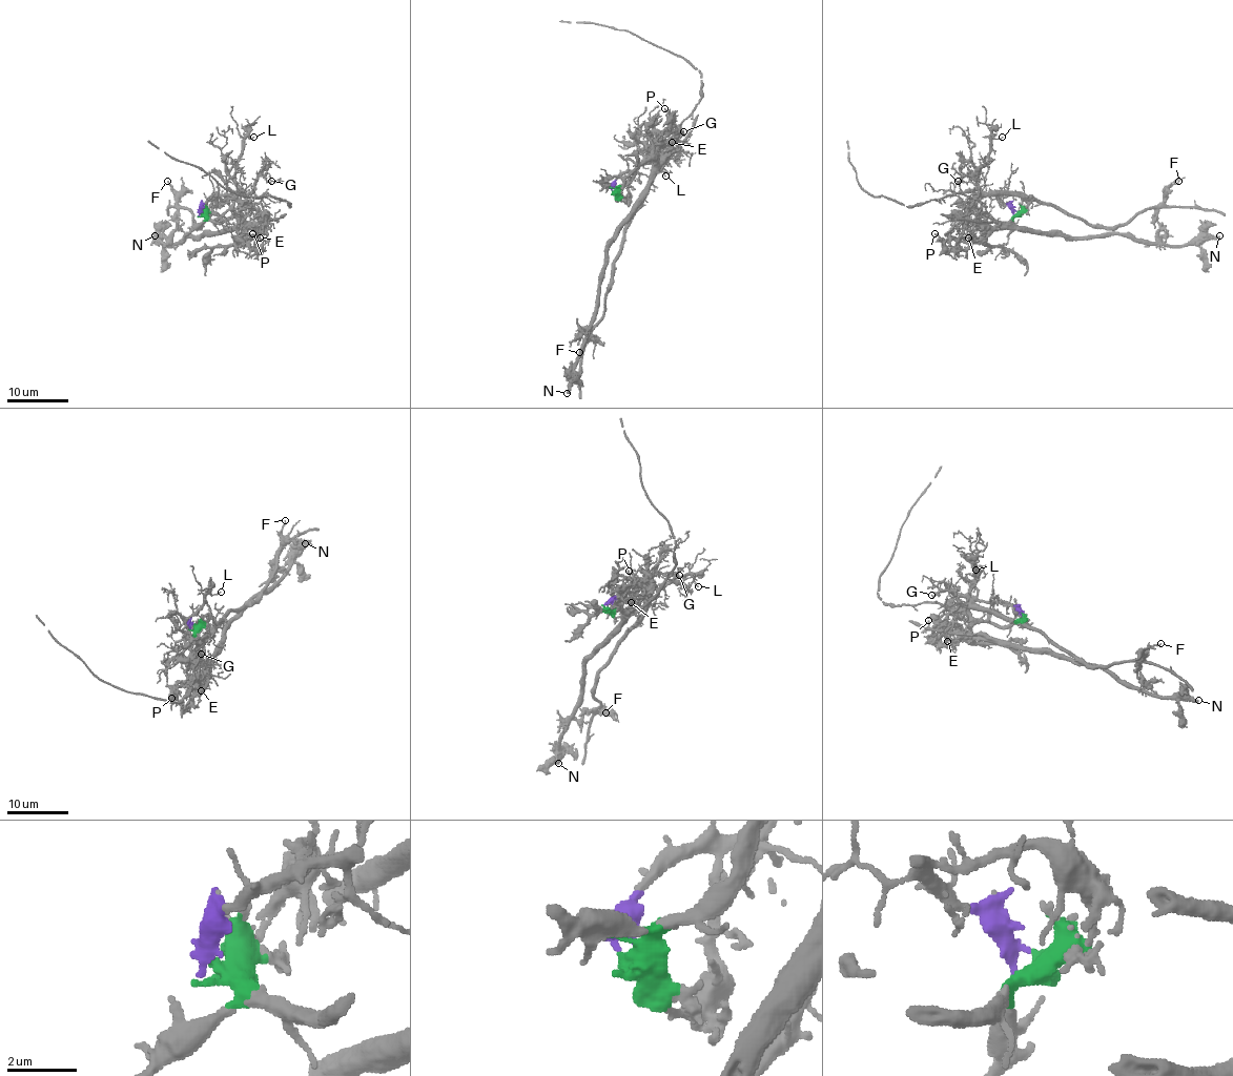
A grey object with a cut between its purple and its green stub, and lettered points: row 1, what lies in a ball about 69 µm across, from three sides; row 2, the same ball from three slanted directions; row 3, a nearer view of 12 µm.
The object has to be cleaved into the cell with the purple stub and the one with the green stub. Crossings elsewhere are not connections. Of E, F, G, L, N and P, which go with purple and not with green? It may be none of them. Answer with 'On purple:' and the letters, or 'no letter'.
On purple: F, G, L

